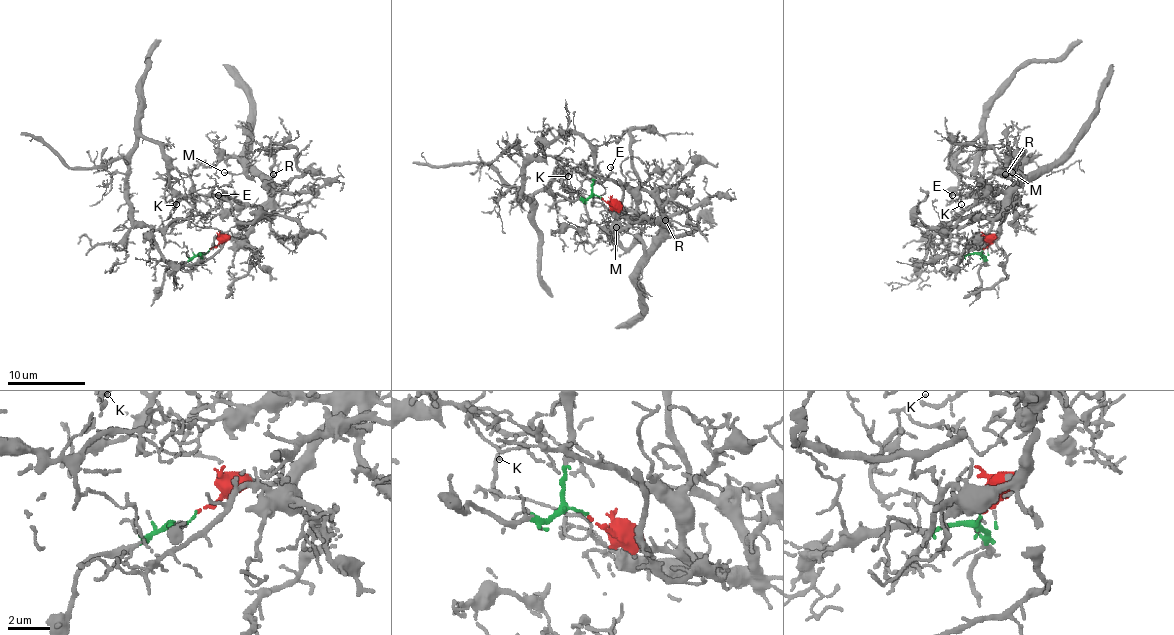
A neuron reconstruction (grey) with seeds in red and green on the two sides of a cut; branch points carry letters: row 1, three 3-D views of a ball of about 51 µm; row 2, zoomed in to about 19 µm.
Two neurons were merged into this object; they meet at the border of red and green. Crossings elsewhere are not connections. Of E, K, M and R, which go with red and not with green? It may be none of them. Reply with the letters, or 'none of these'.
M, R

